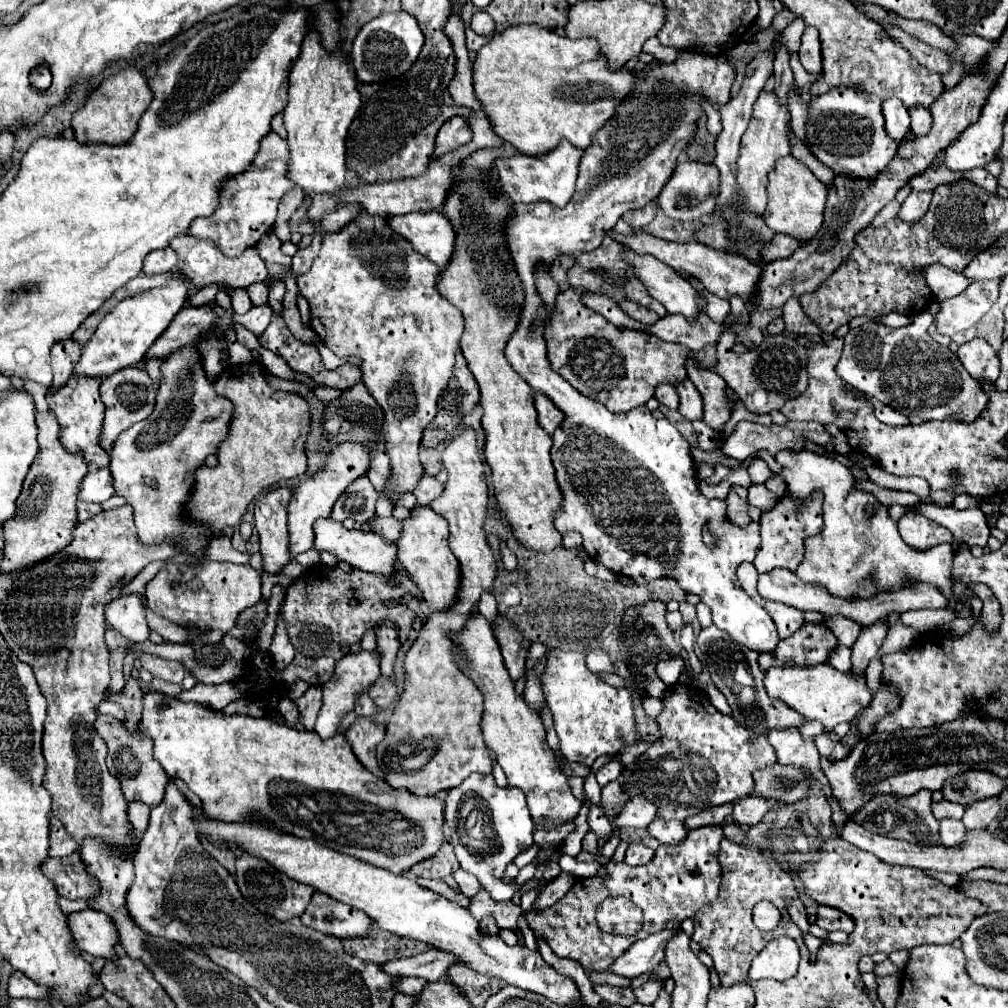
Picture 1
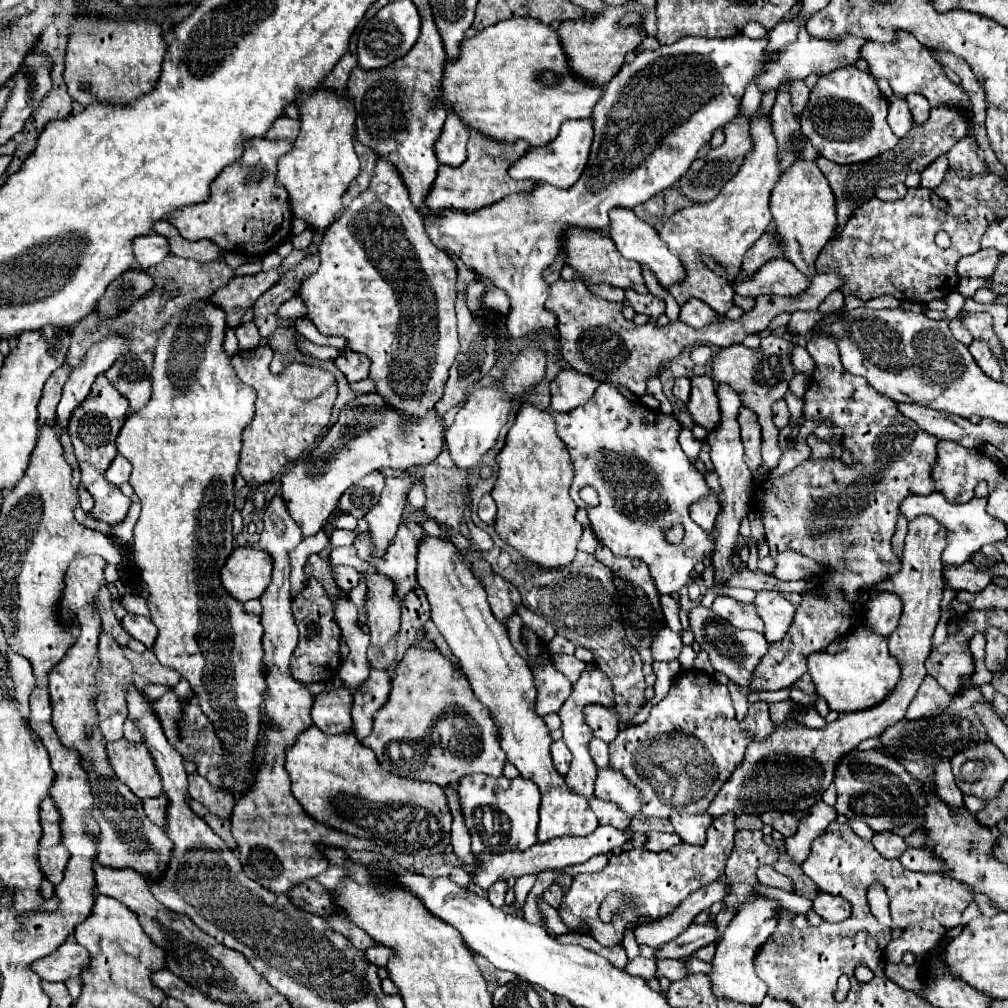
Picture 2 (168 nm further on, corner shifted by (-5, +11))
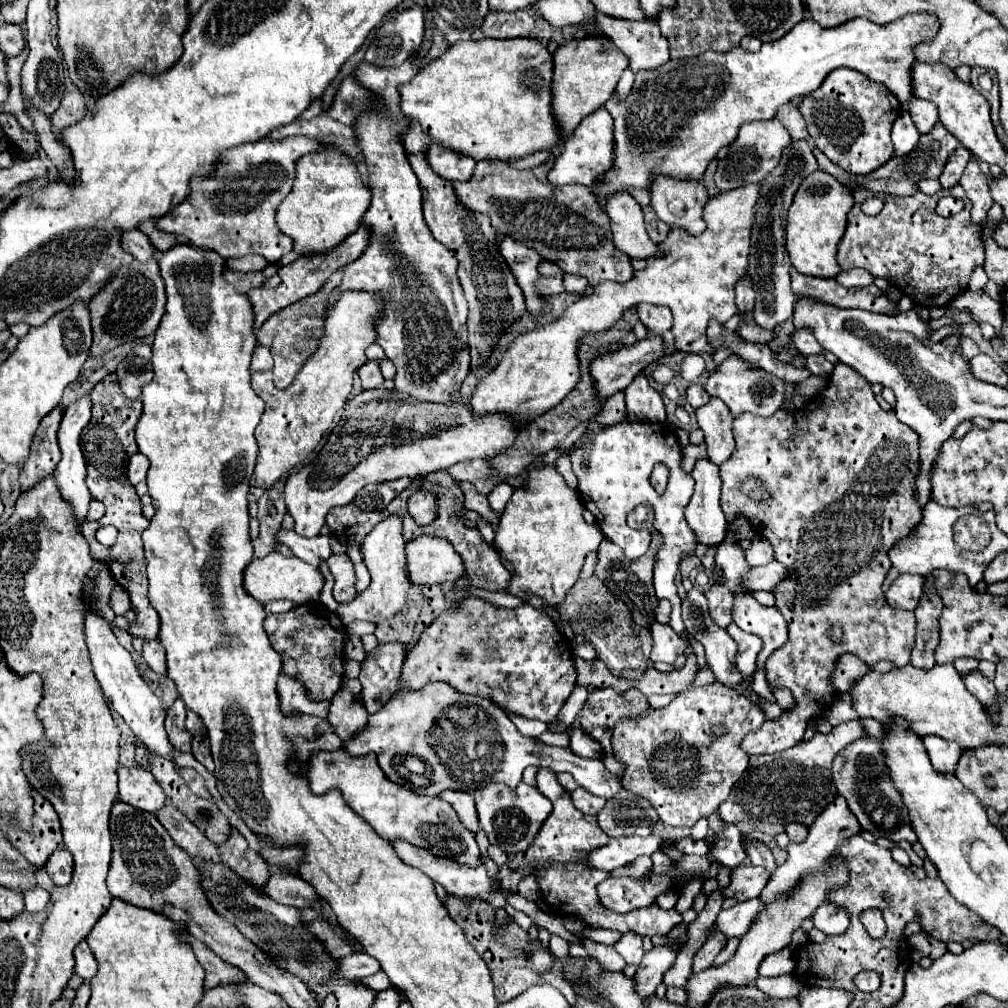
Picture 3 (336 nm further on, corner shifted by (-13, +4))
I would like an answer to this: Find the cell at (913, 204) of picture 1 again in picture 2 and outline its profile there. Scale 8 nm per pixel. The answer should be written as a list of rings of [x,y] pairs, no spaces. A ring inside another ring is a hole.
[[[945,155],[937,157],[937,161],[933,161],[933,163],[921,173],[921,187],[925,187],[925,189],[935,189],[935,187],[943,181],[943,175],[945,175],[947,169],[949,169],[947,157],[945,157]]]

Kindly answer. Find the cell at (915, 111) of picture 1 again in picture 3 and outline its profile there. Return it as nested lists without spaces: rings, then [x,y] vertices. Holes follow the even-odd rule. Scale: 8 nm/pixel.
[[[919,98],[909,100],[909,114],[911,114],[911,118],[913,118],[913,122],[921,134],[931,132],[935,122],[939,120],[937,118],[937,106],[933,102],[919,100]]]

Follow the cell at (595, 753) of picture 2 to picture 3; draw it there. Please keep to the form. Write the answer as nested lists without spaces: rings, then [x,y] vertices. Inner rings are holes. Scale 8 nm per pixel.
[[[567,728],[571,740],[569,740],[569,748],[579,756],[579,758],[587,758],[587,760],[601,760],[603,758],[603,750],[601,746],[591,740],[591,736],[587,736],[581,728]]]

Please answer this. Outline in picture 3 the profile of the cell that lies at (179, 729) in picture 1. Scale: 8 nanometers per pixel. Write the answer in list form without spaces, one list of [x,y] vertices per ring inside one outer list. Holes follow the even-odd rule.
[[[343,746],[333,752],[315,752],[307,762],[307,782],[313,794],[339,790],[343,800],[351,804],[351,810],[357,812],[379,836],[387,838],[389,842],[409,840],[419,848],[435,850],[435,854],[453,858],[459,864],[477,864],[481,856],[475,834],[467,832],[459,824],[459,818],[445,800],[419,796],[391,782],[379,768],[375,754],[353,756]]]

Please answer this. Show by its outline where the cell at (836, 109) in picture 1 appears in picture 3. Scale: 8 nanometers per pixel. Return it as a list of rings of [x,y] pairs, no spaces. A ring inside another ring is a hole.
[[[839,68],[811,94],[803,98],[799,110],[807,122],[813,144],[839,168],[849,174],[869,174],[893,156],[891,126],[901,114],[901,102],[867,76]]]

